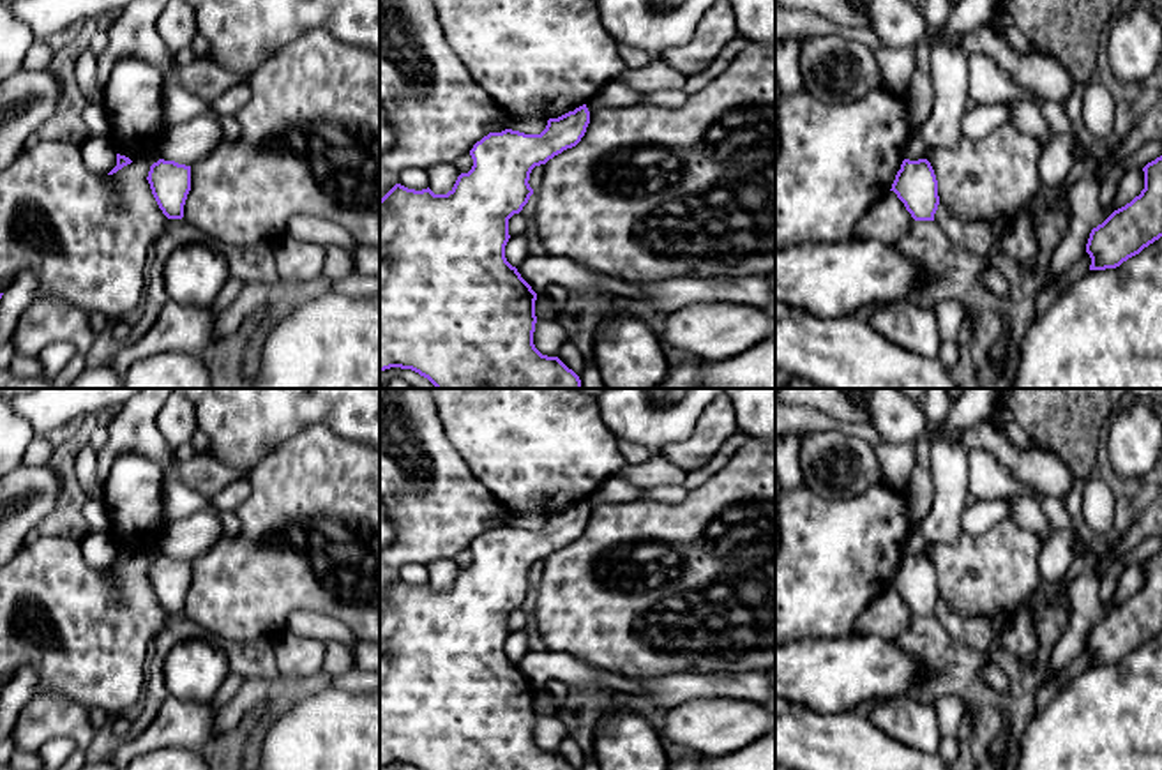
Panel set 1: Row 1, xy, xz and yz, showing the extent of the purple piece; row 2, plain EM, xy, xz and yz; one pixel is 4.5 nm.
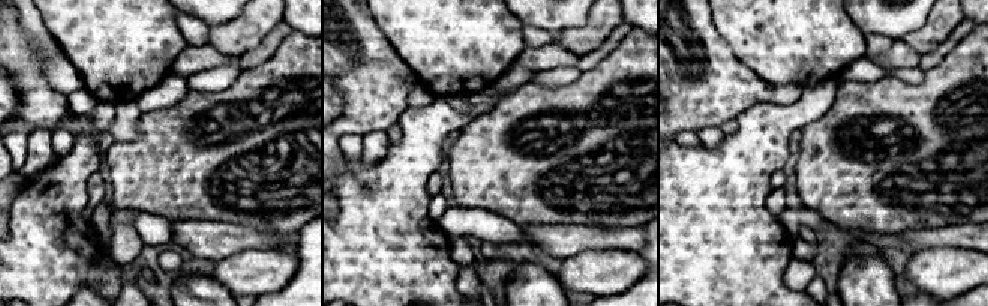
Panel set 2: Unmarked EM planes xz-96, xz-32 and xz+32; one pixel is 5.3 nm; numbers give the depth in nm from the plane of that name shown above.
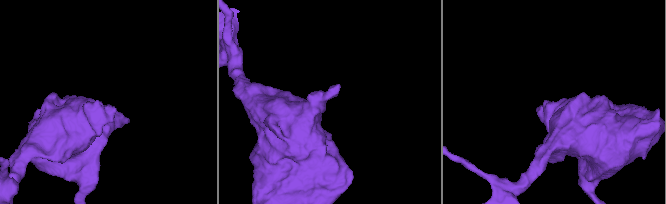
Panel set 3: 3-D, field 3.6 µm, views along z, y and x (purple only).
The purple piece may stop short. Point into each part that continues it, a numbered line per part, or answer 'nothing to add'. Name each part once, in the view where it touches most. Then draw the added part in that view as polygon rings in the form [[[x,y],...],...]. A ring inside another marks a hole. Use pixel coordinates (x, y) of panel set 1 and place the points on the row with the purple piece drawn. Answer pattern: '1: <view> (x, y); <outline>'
nothing to add

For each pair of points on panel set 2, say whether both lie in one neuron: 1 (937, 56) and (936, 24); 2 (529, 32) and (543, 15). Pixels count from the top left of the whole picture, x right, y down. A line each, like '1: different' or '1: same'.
1: different
2: different

